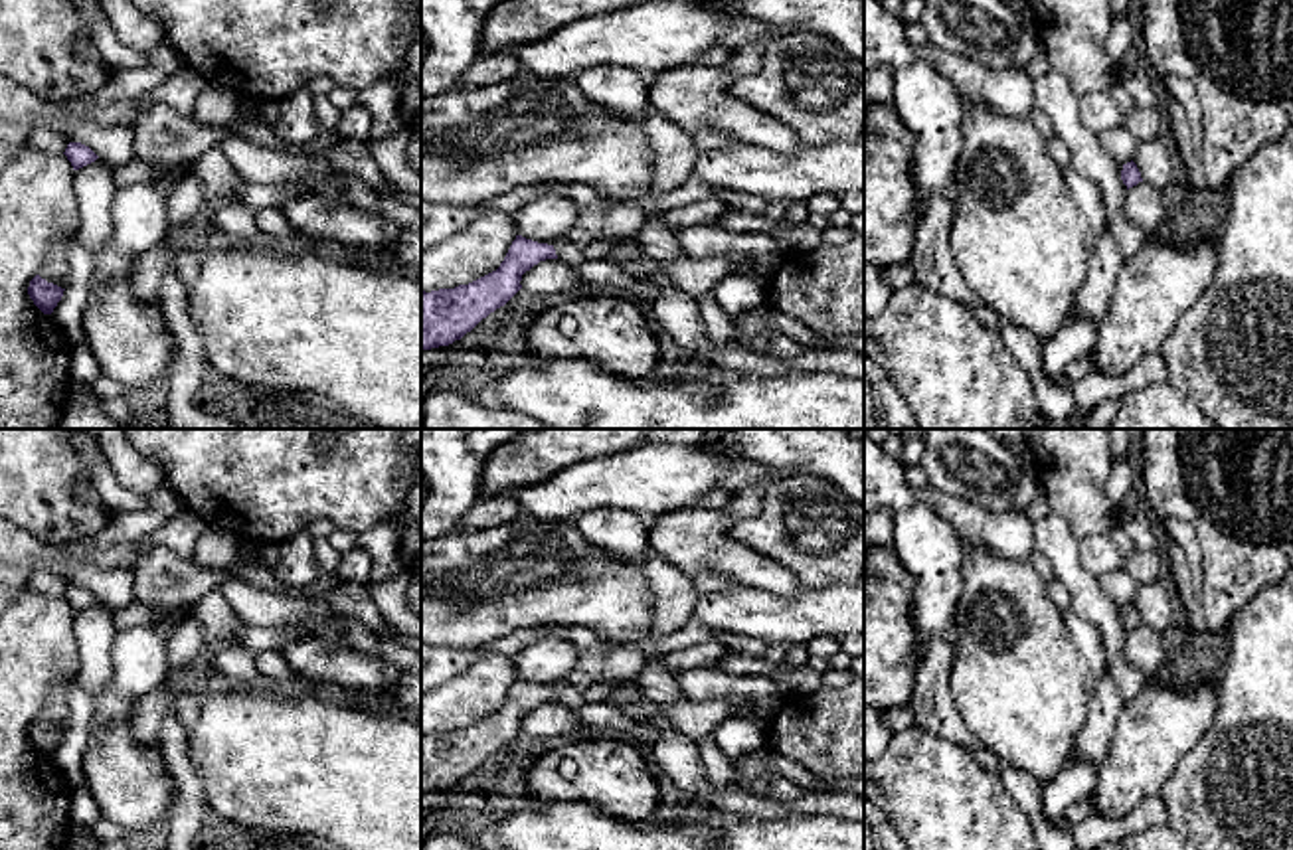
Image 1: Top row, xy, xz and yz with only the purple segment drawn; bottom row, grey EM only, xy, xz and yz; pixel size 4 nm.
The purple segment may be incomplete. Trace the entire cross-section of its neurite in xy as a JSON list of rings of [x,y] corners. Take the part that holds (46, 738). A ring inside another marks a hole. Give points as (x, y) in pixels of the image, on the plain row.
[[[36,718],[32,723],[30,723],[30,729],[28,729],[28,737],[30,741],[34,743],[34,747],[43,755],[43,757],[51,757],[53,751],[57,749],[57,745],[61,743],[63,739],[63,733],[61,729],[53,727],[53,725],[47,725],[45,722],[42,722],[40,718]]]

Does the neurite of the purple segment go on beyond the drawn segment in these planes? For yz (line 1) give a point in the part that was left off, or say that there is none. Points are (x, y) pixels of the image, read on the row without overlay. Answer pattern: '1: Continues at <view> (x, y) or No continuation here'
1: No continuation here

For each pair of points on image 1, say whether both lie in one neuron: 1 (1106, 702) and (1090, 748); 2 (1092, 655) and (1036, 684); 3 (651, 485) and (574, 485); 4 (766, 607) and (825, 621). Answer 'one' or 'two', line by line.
1: one
2: two
3: one
4: one

